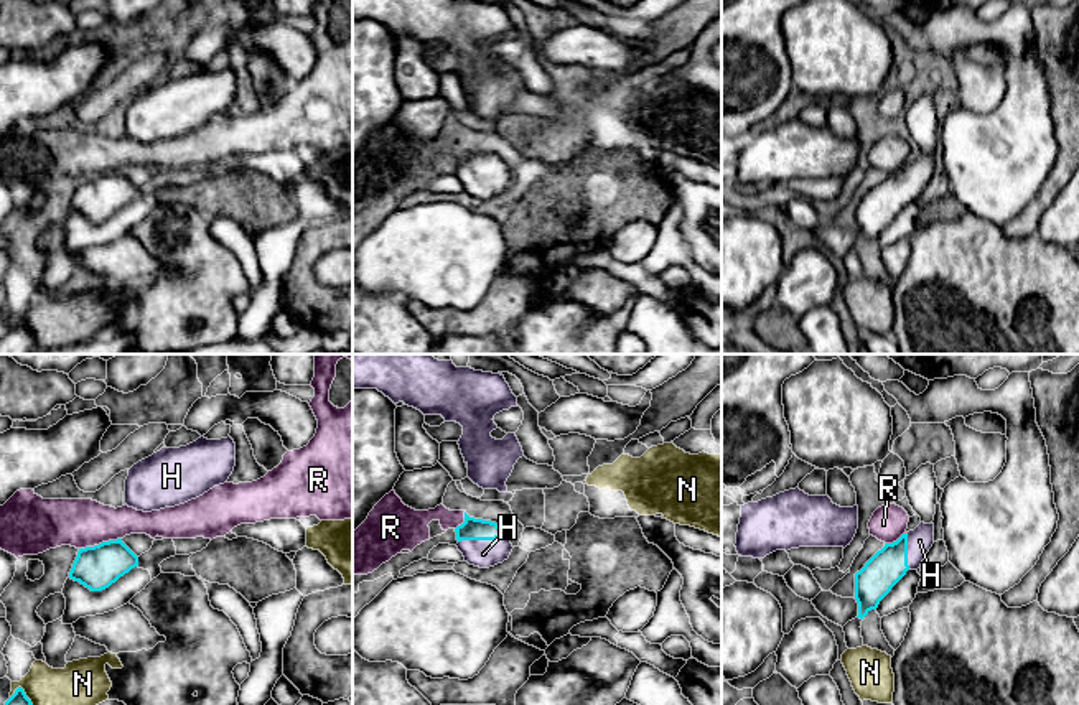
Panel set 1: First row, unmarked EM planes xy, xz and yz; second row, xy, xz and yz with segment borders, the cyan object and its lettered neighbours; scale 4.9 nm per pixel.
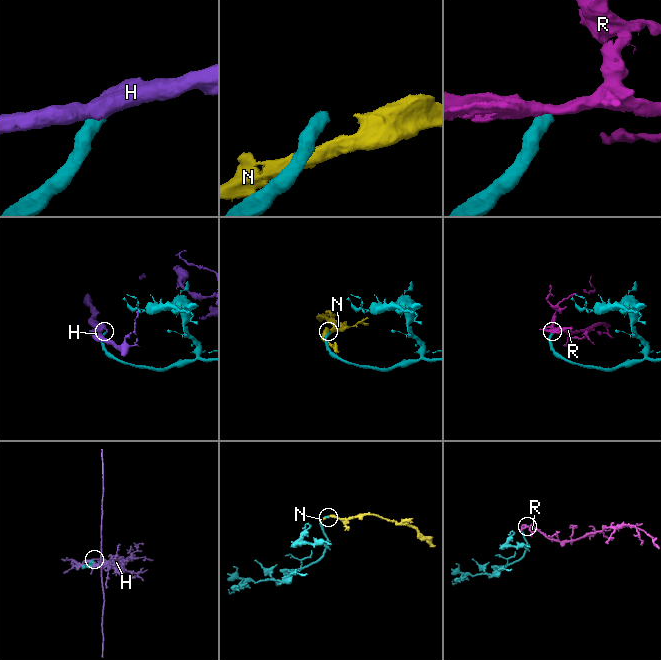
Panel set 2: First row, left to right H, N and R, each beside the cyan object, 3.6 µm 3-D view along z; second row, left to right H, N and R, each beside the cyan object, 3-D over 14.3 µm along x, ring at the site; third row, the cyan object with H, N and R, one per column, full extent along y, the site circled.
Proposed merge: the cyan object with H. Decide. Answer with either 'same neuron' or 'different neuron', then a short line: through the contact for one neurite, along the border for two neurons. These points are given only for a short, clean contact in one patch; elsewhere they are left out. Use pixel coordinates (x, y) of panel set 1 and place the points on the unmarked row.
same neuron

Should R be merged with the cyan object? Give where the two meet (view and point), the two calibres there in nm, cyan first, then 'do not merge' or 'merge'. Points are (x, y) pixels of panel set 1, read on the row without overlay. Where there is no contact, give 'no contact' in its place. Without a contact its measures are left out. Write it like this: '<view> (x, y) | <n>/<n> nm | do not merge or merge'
xy (99, 175) | 220/240 nm | do not merge

